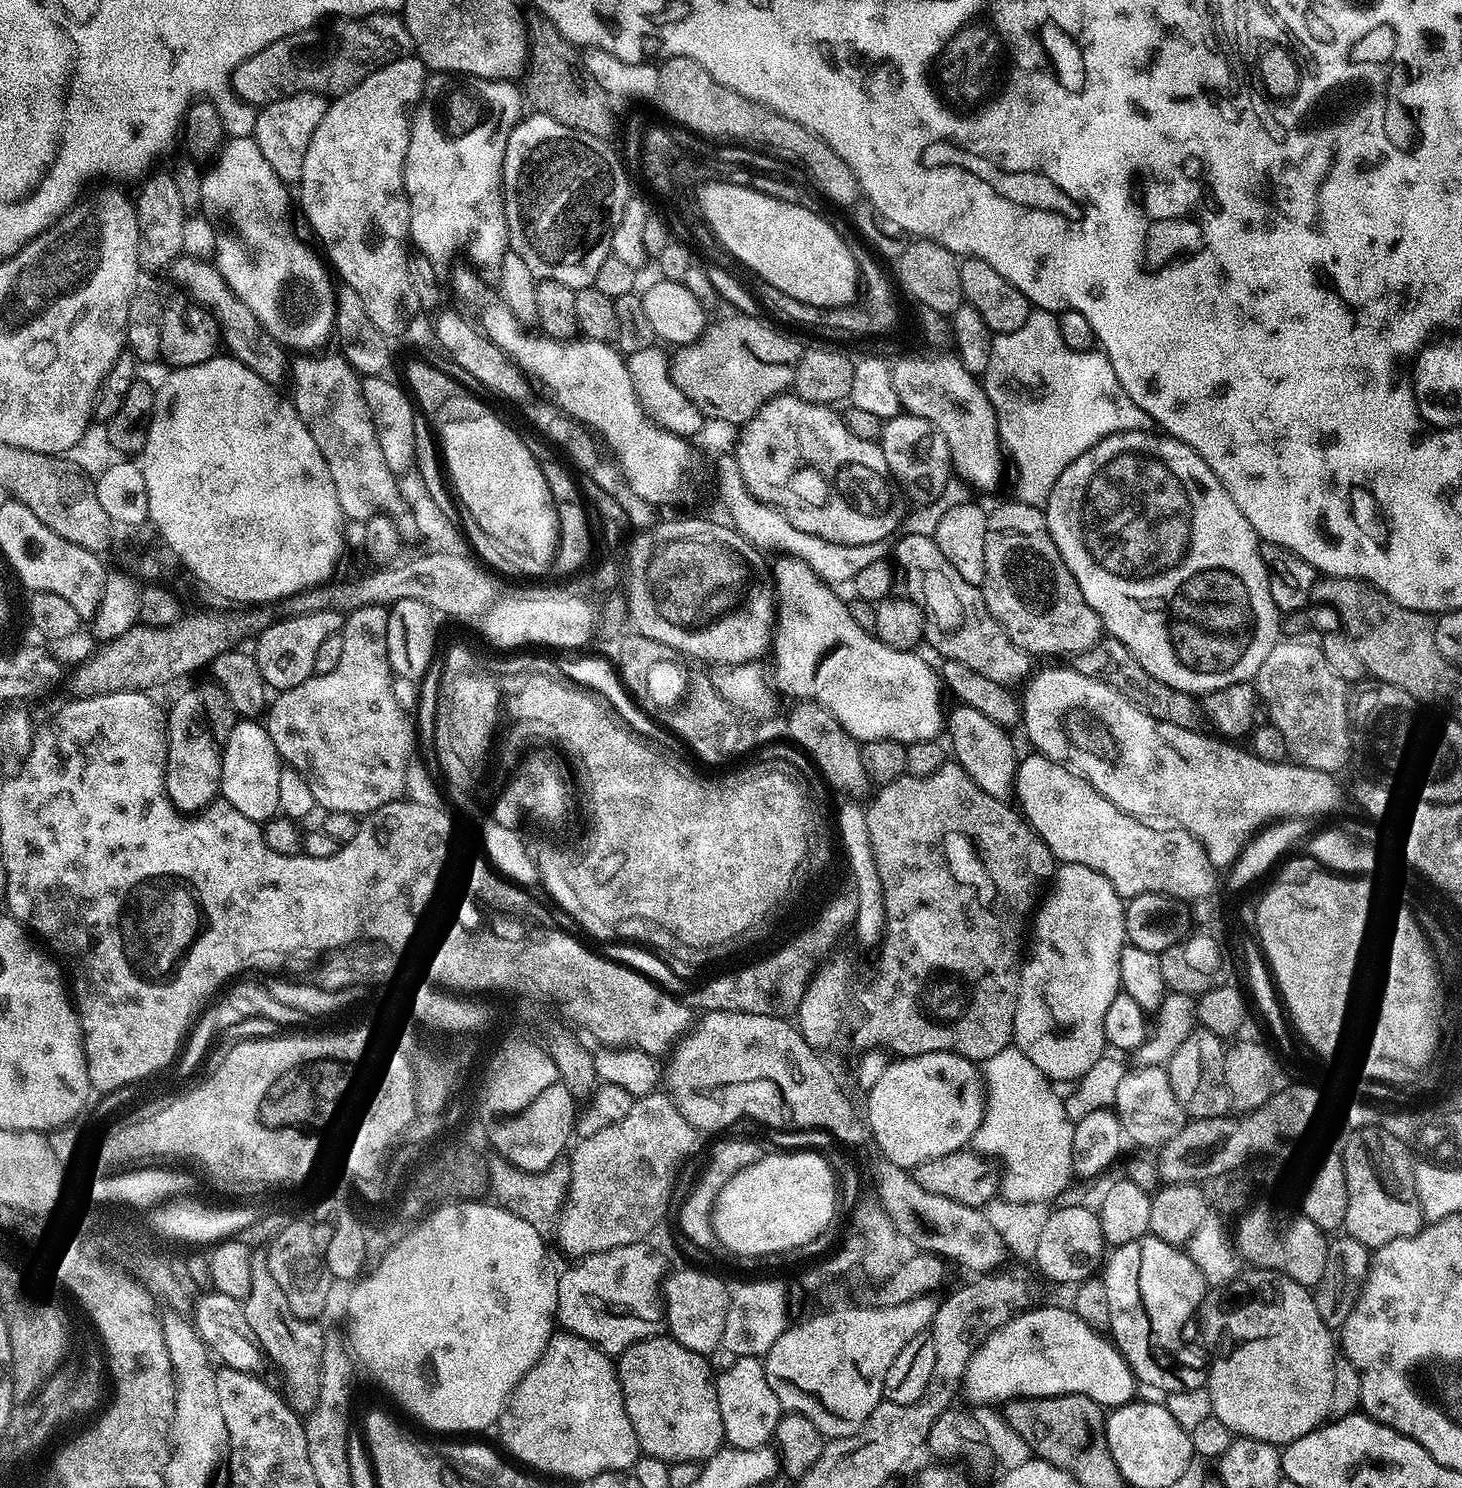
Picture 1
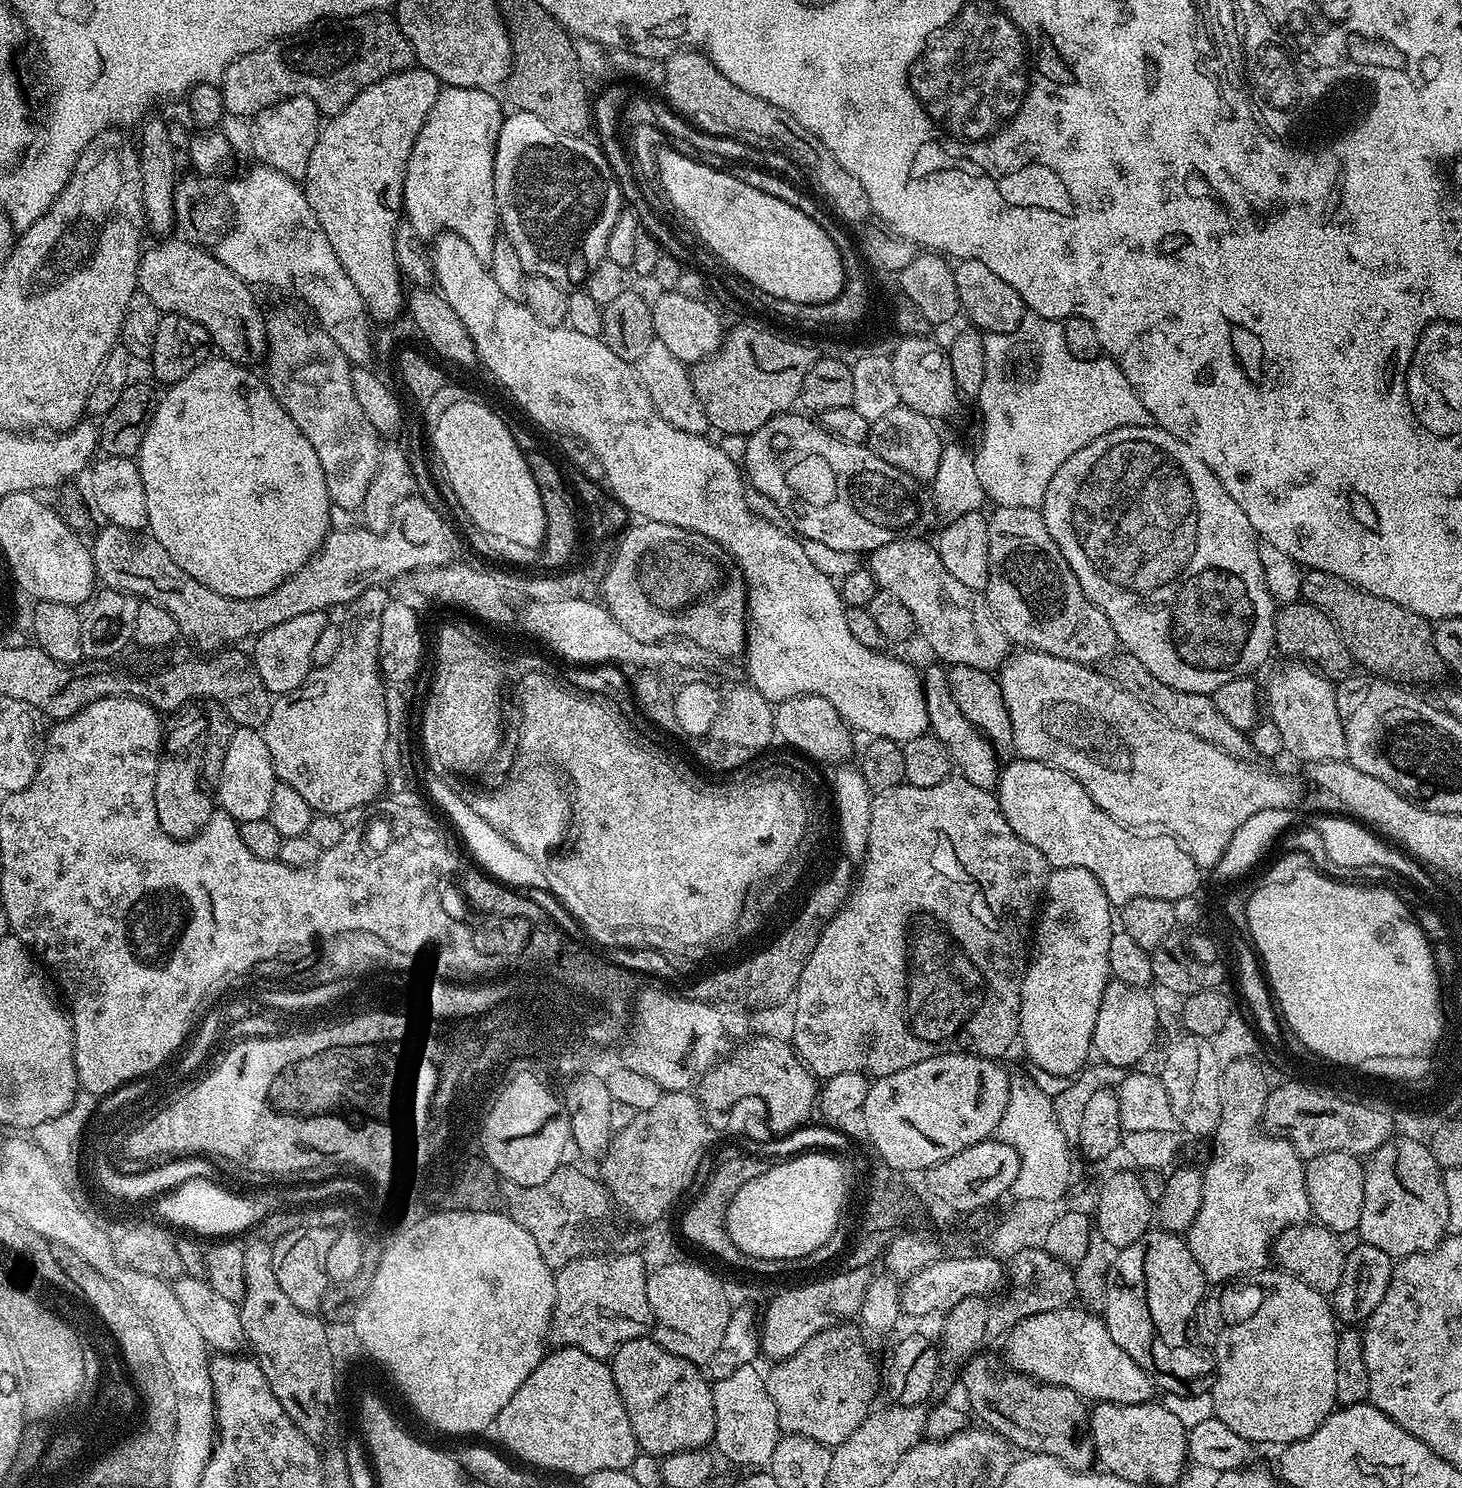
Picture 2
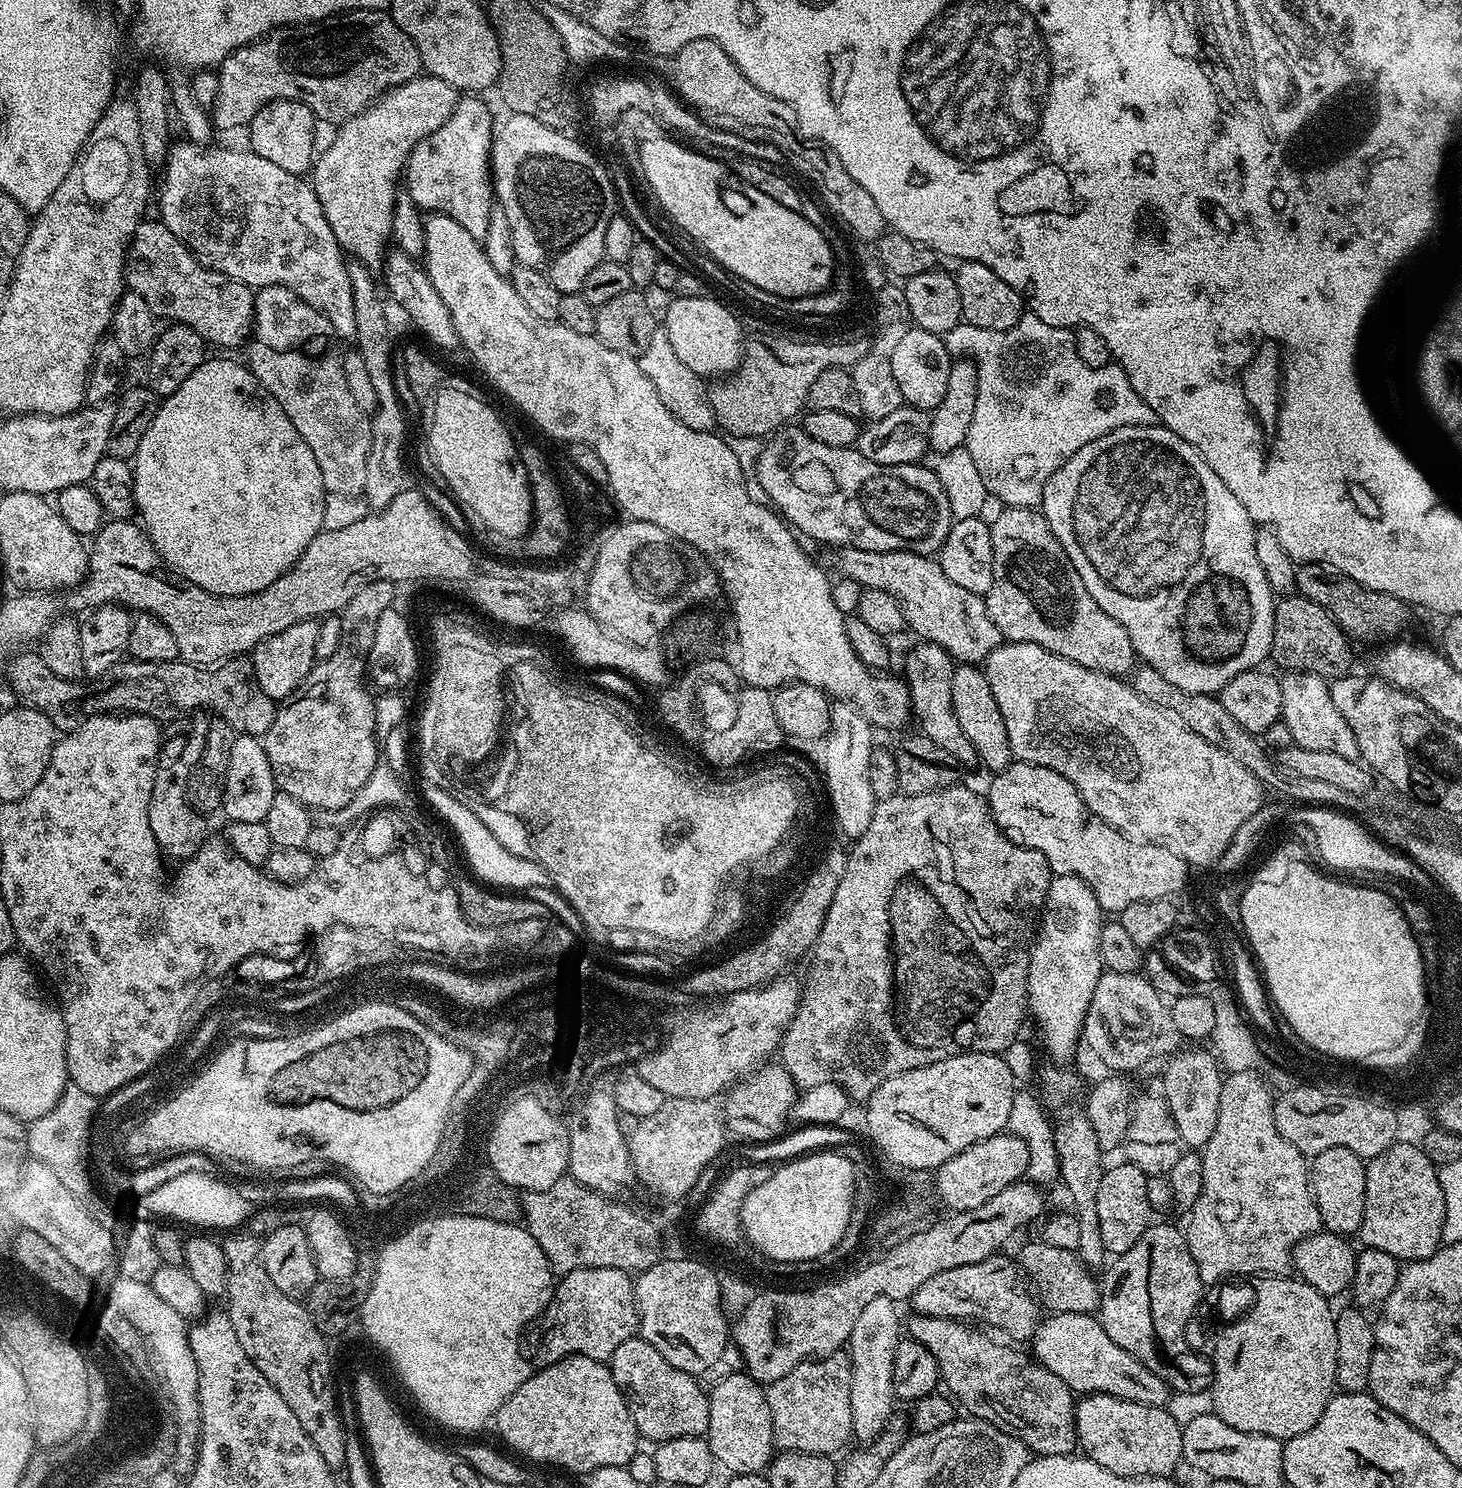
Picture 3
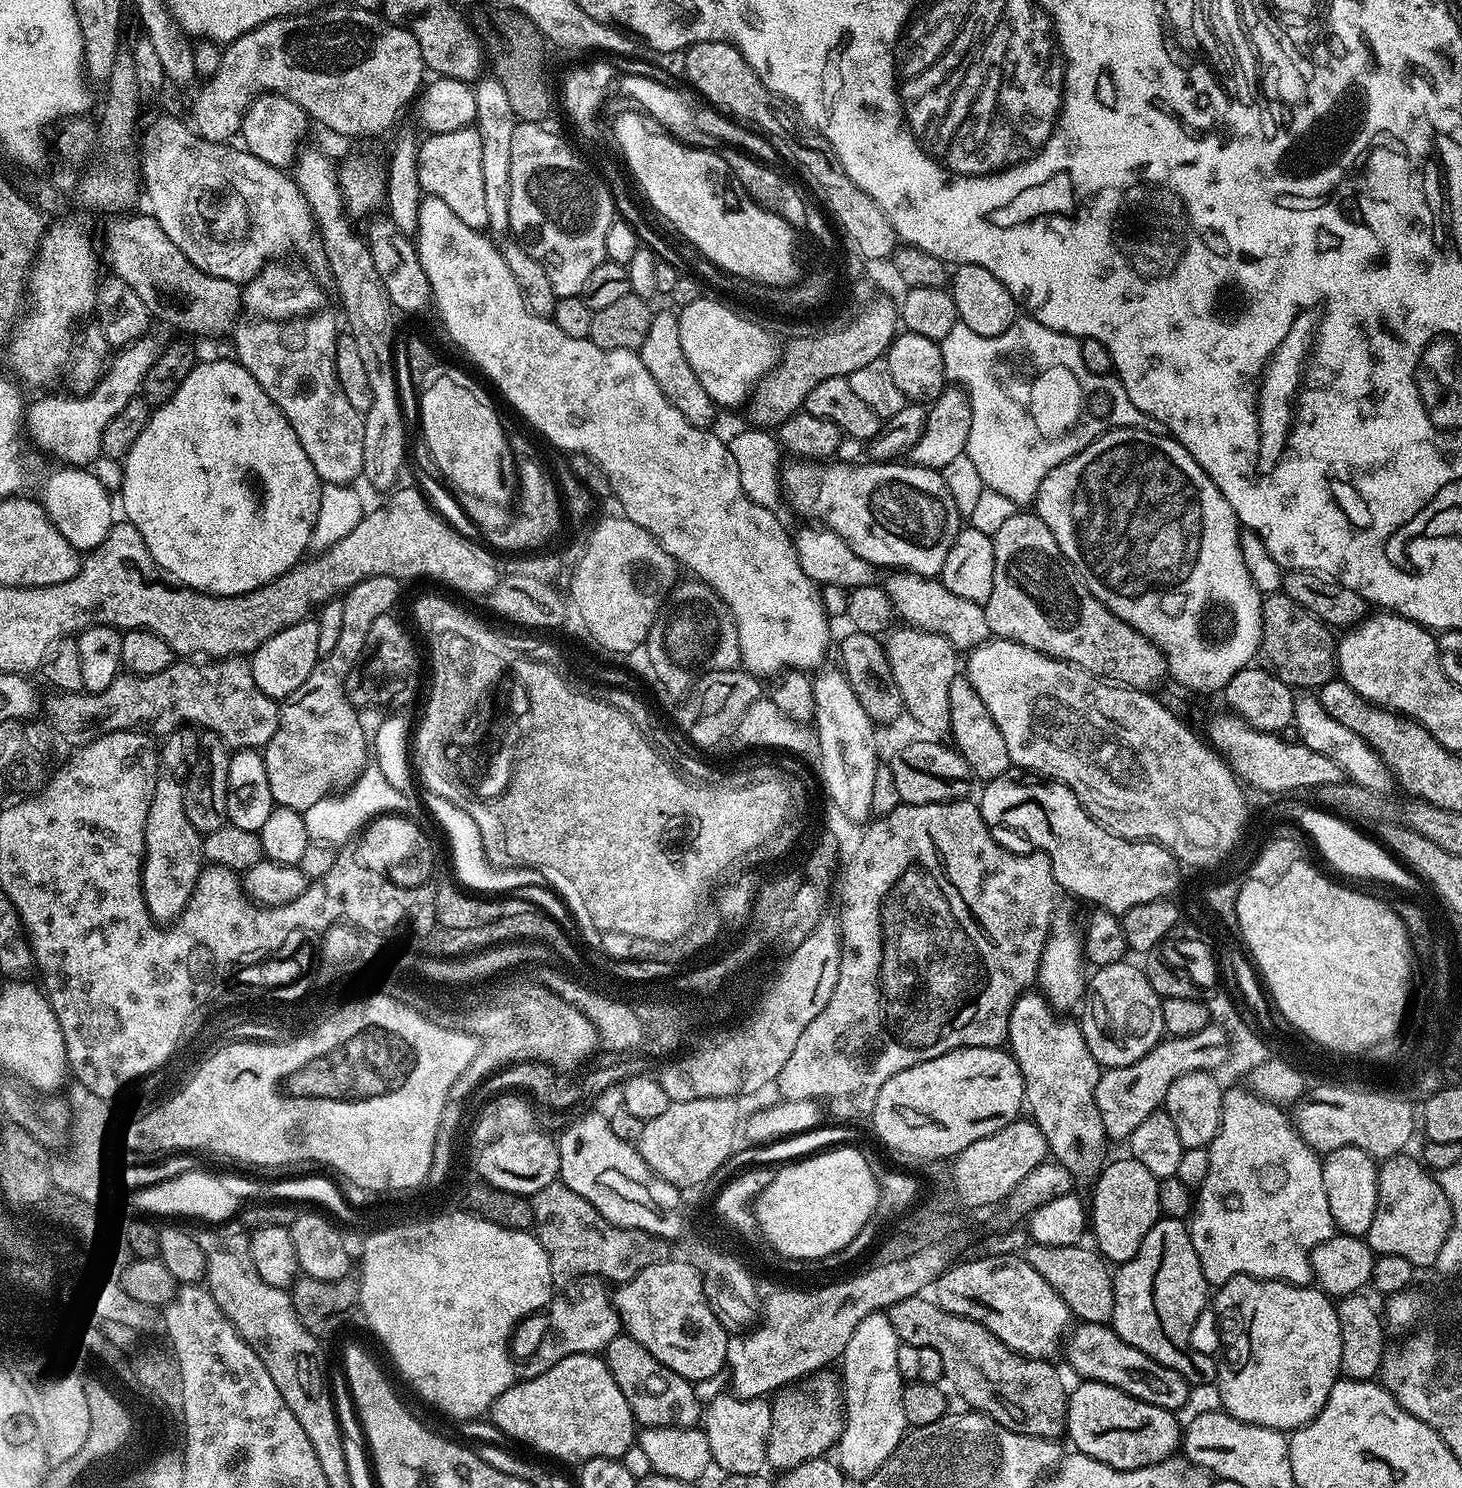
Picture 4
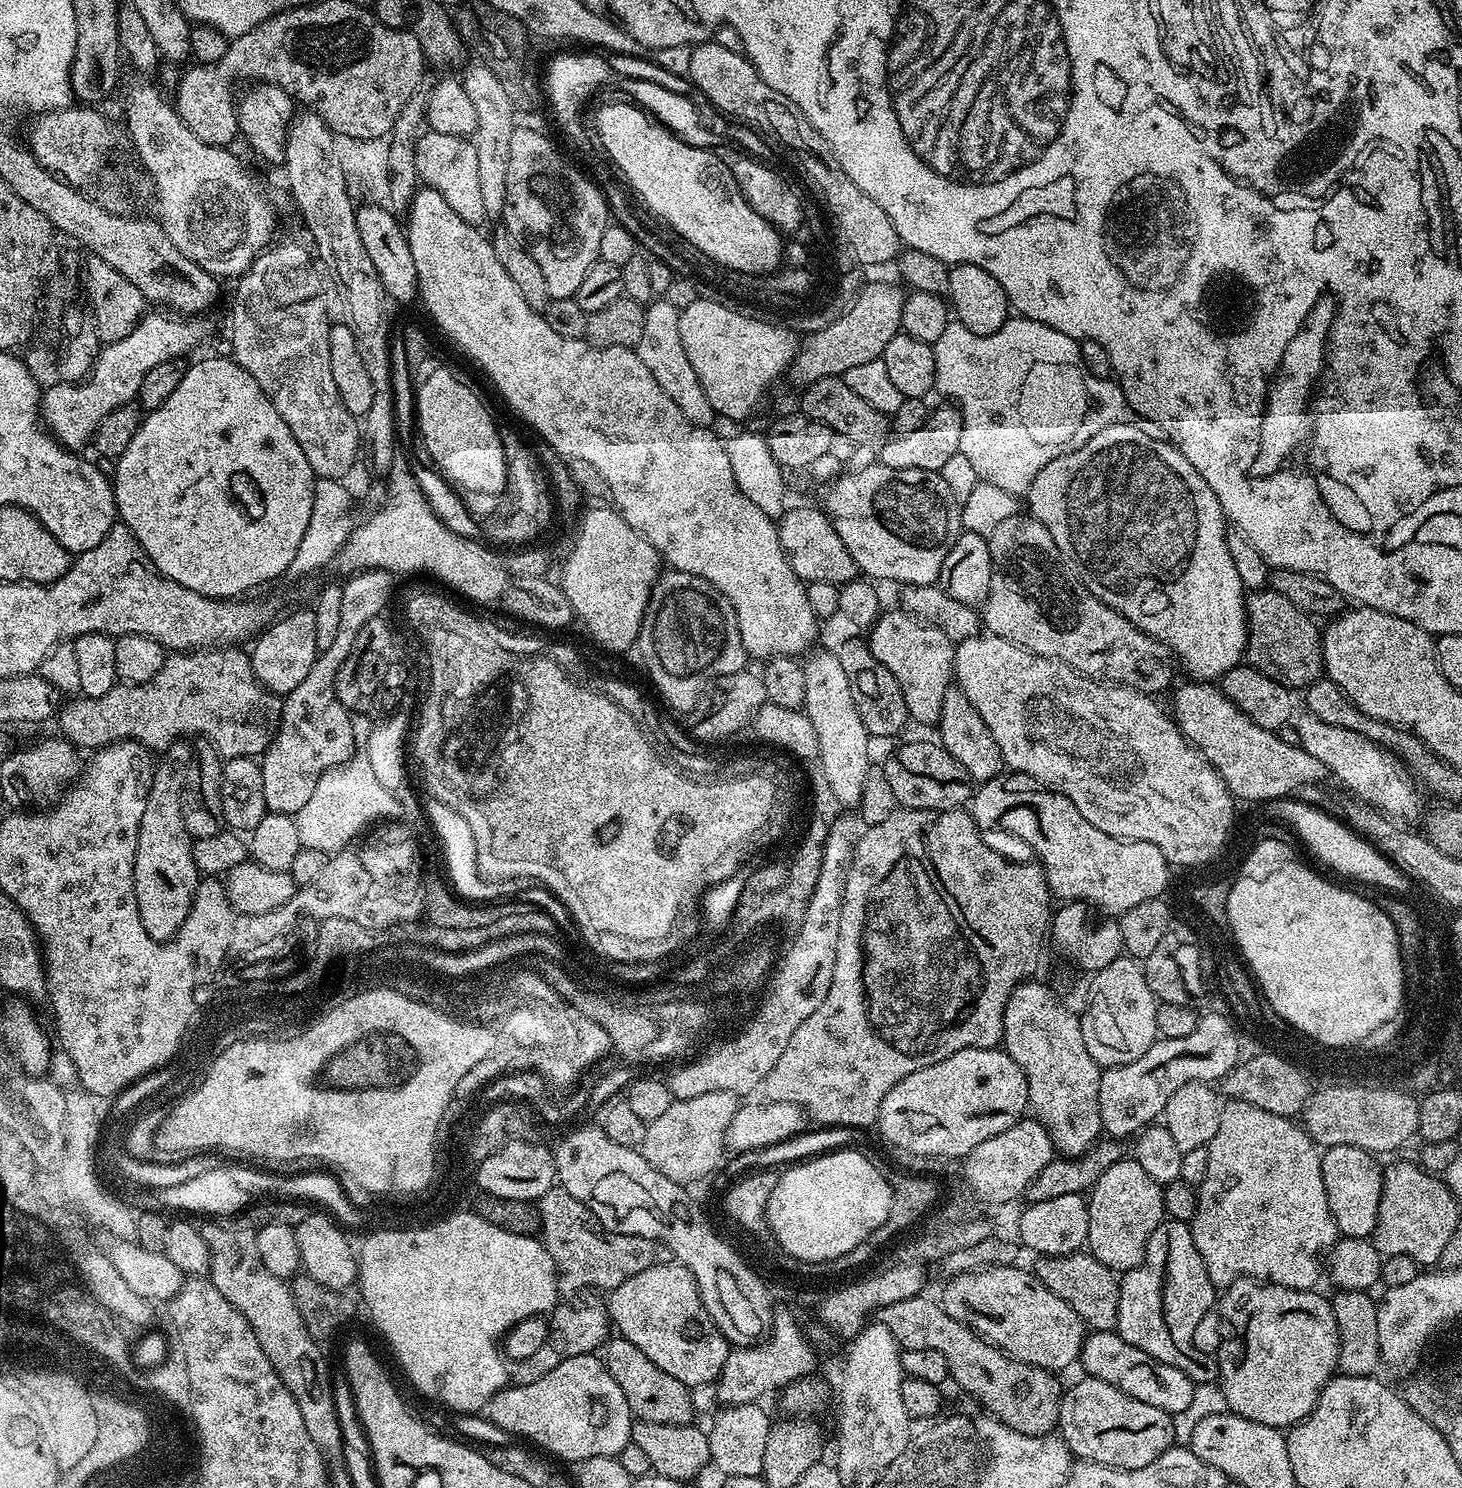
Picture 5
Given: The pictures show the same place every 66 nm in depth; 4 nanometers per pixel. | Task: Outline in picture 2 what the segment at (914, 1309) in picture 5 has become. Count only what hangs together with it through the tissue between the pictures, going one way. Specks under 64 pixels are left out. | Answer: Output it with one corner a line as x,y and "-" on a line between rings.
977,1354
963,1365
964,1392
968,1395
967,1407
977,1412
989,1429
1004,1437
1013,1449
1033,1456
1049,1456
1062,1462
1075,1472
1087,1472
1097,1463
1096,1445
1092,1443
1090,1431
1090,1408
1084,1397
1066,1386
1044,1384
1033,1376
1024,1376
1021,1372
1009,1371
1008,1376
996,1372
988,1354

